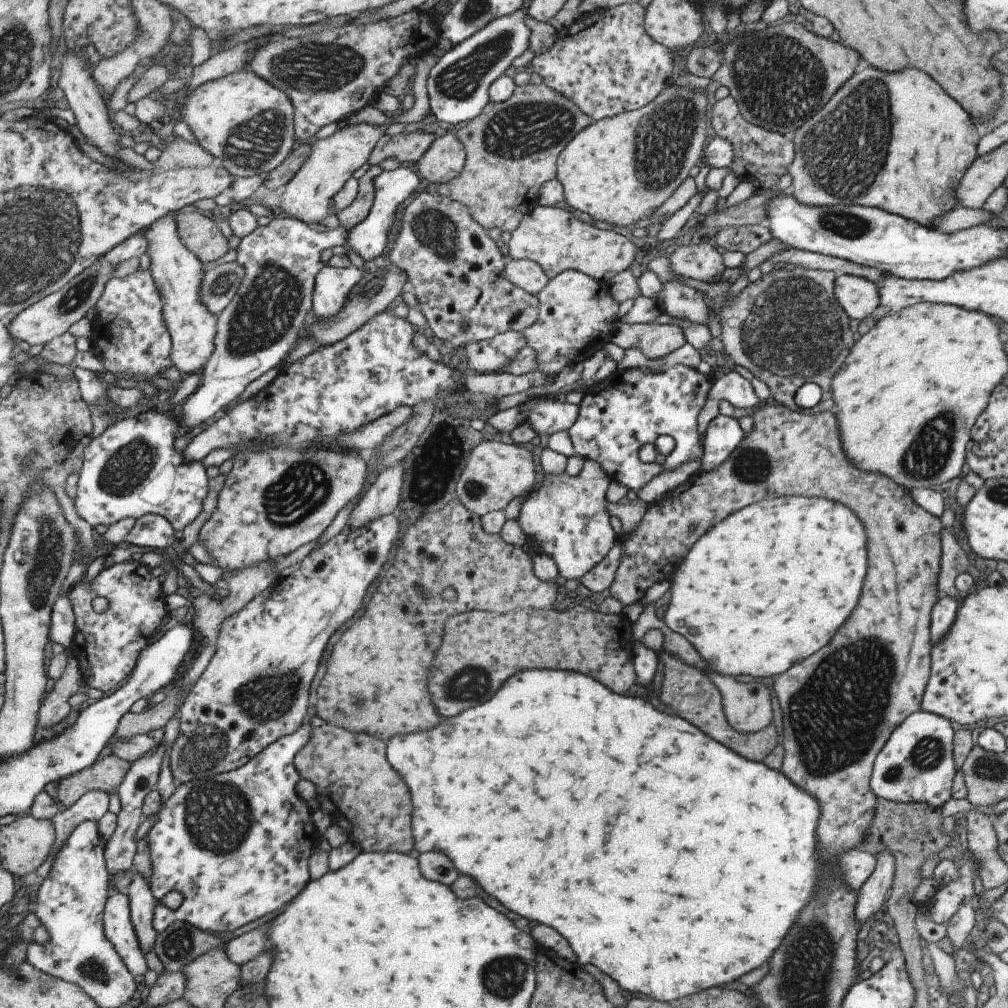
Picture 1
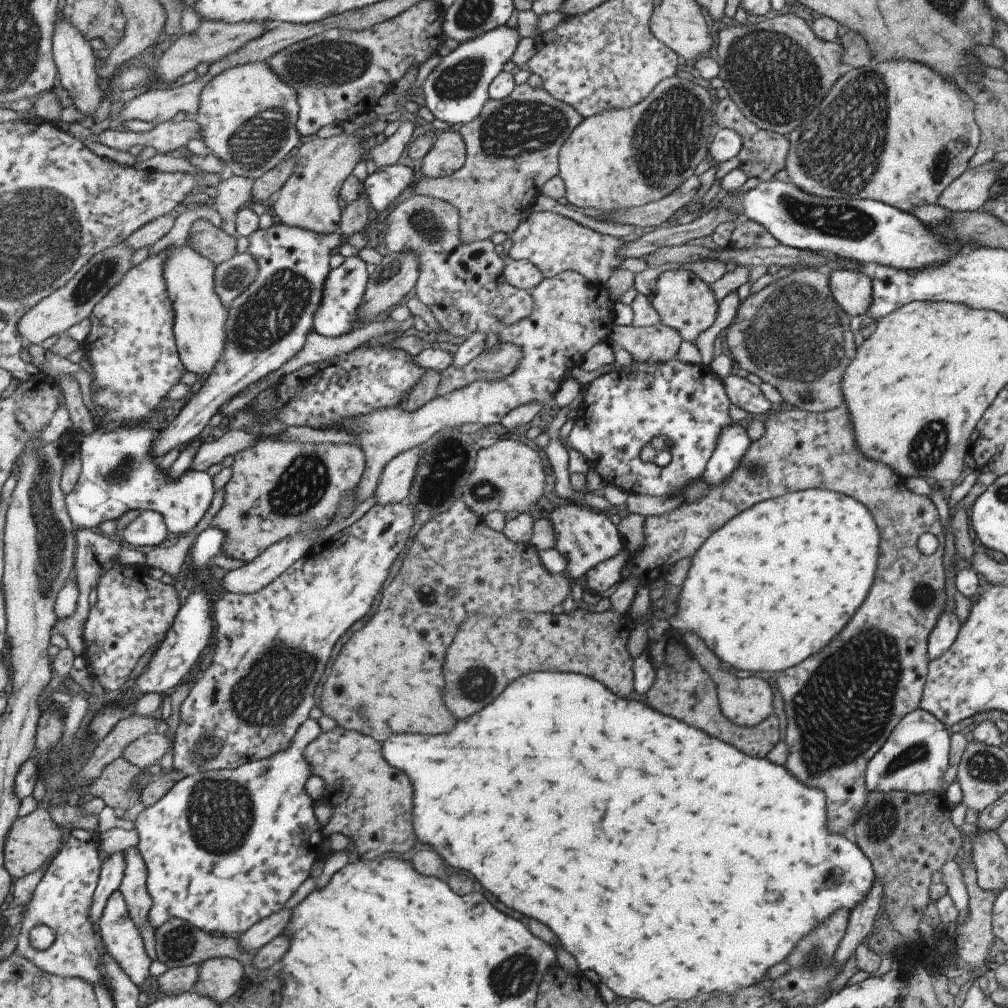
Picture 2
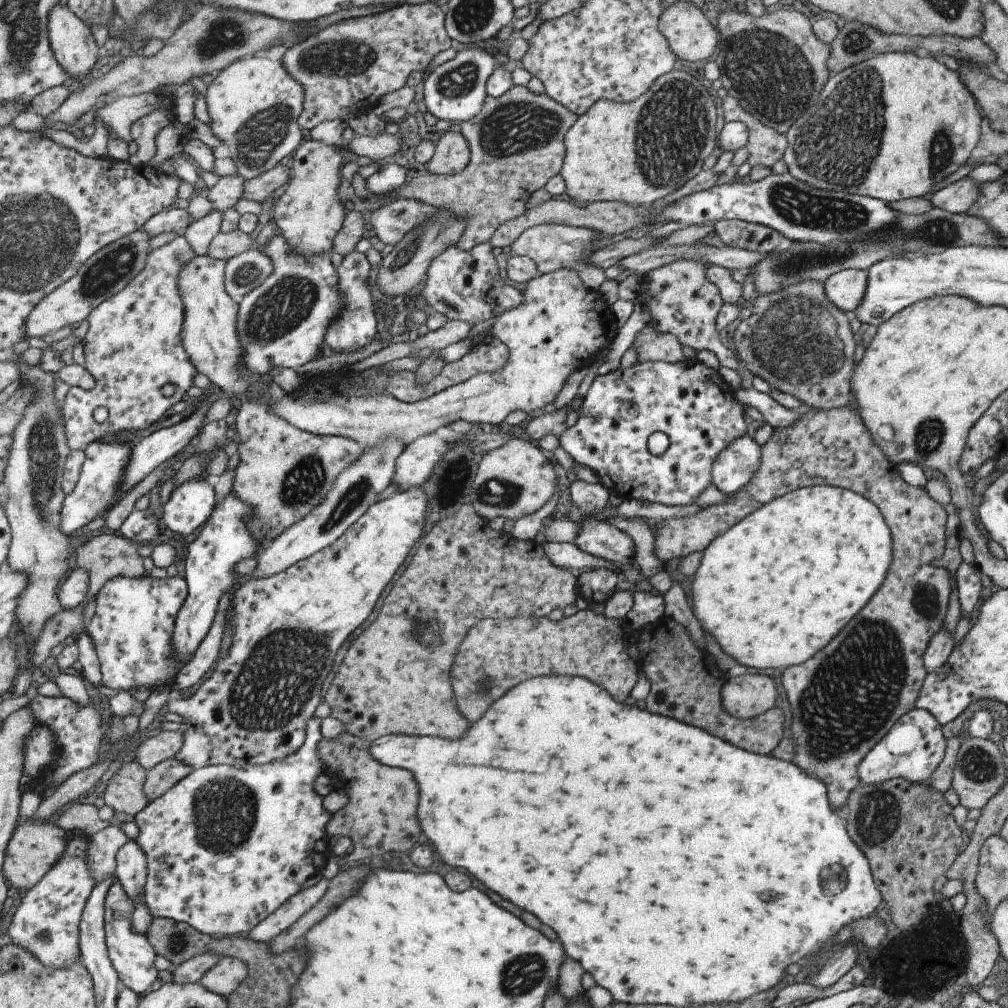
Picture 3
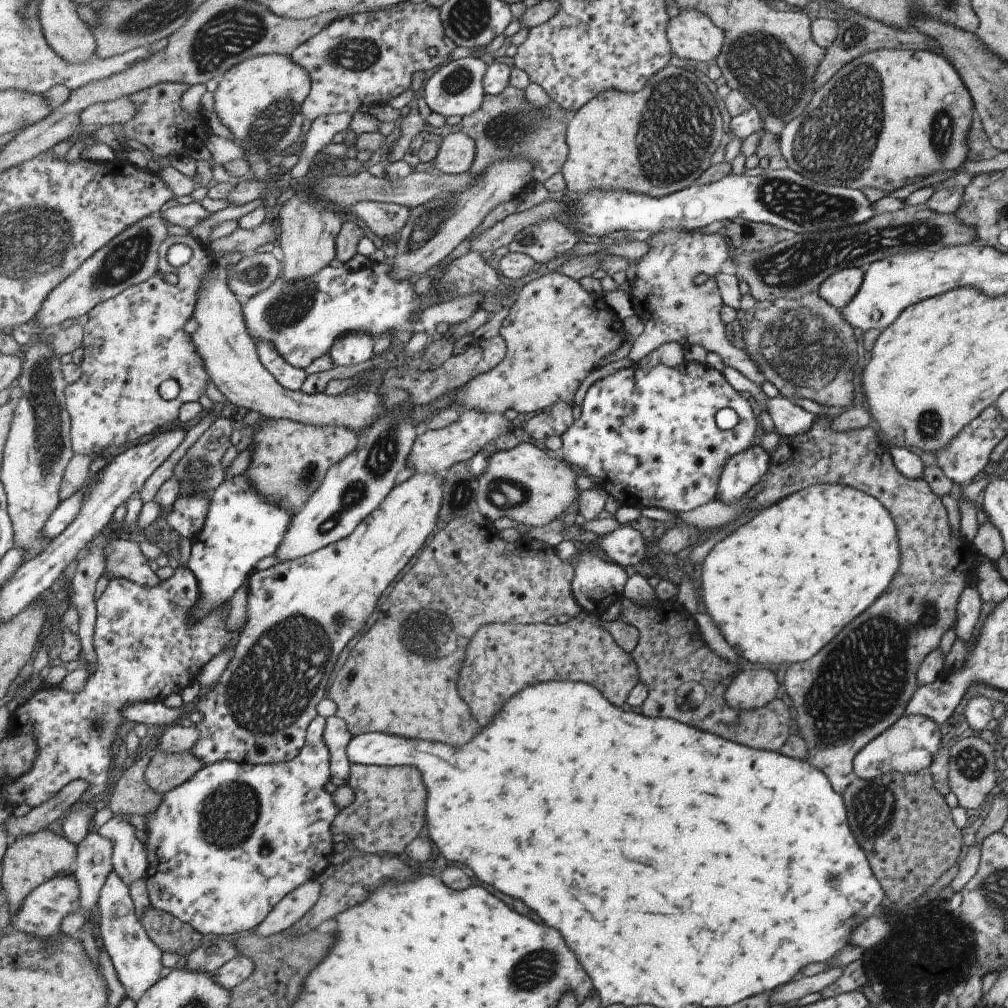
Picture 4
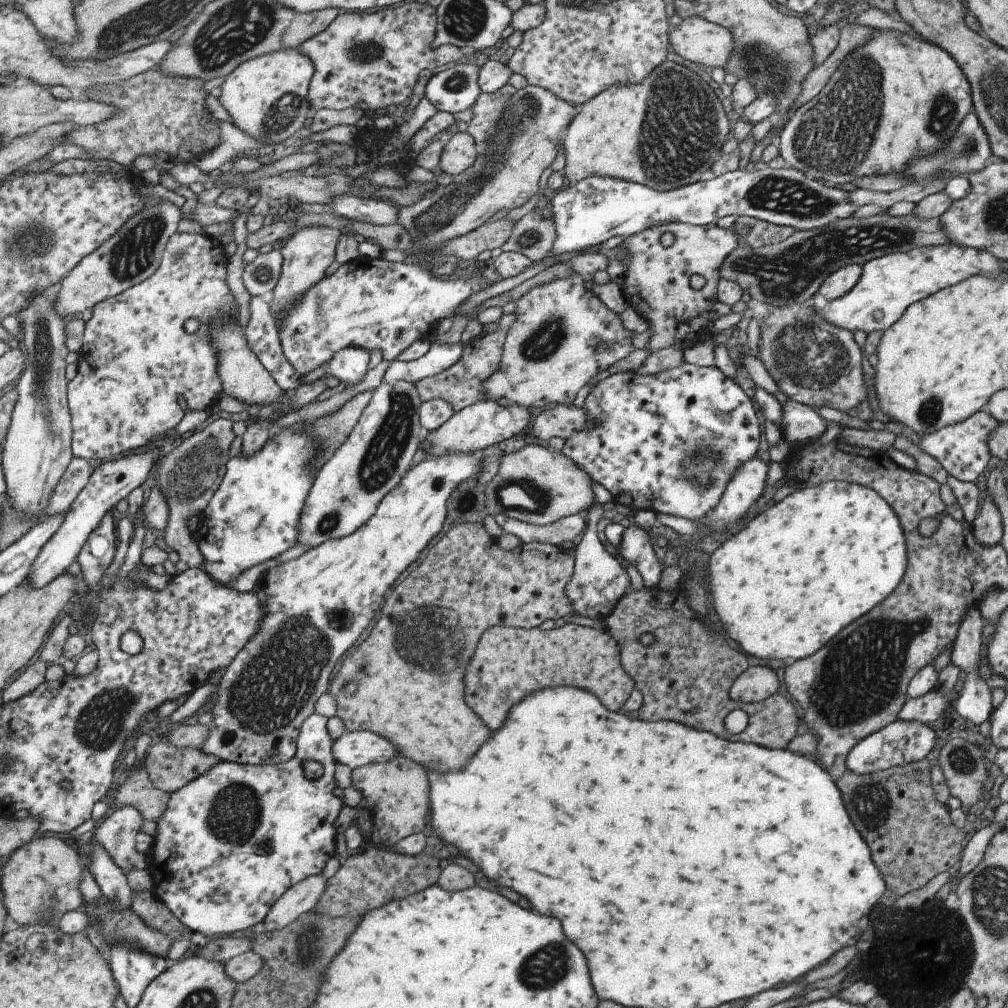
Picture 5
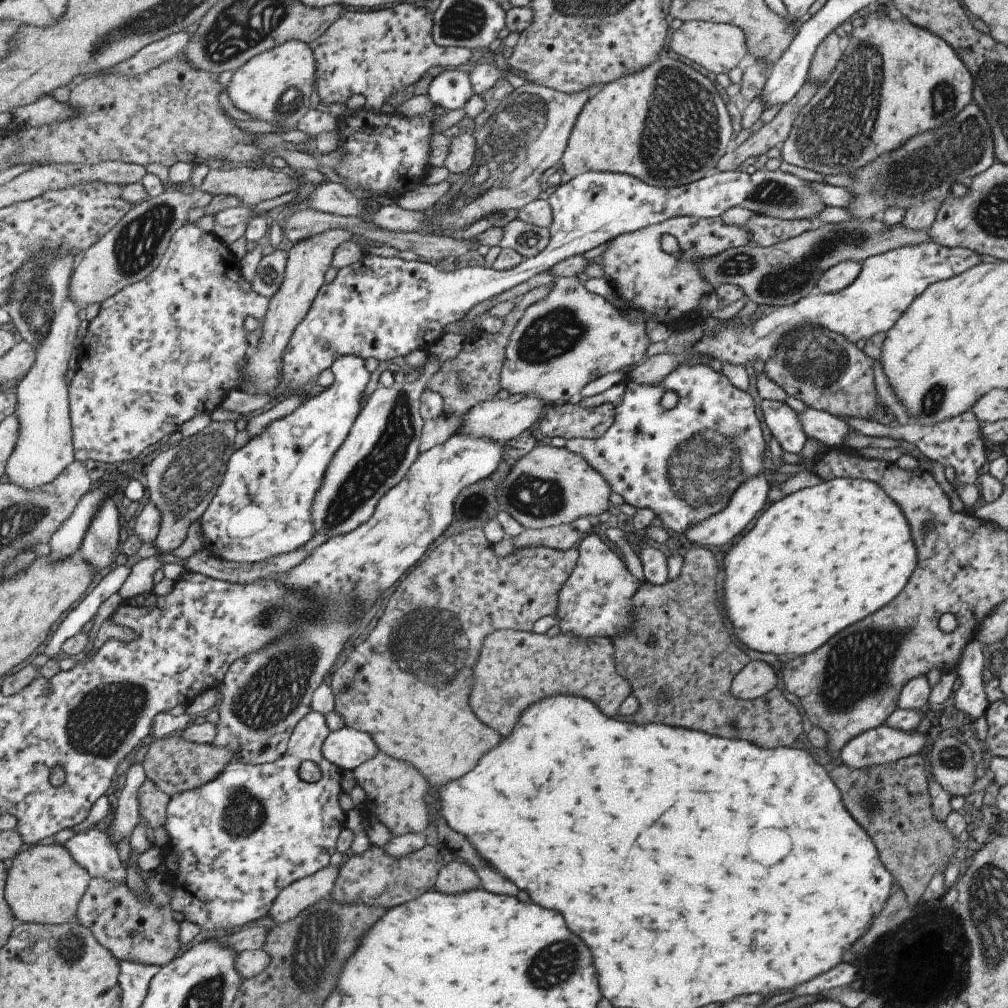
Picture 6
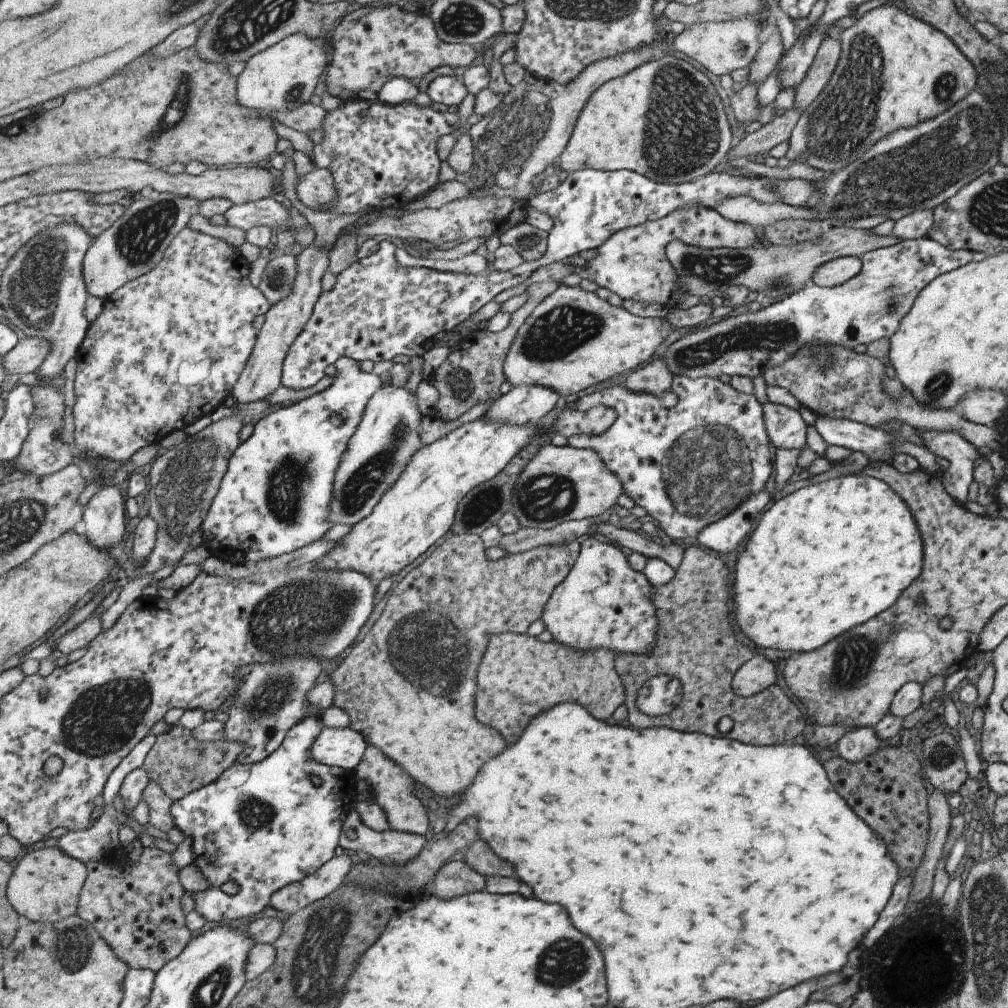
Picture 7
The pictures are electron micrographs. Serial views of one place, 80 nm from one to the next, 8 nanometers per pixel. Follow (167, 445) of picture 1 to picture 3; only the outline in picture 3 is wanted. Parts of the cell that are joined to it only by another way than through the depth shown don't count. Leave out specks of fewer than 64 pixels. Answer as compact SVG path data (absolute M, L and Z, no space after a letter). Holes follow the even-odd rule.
M137 441L119 442L95 442L91 444L84 452L87 454L87 460L83 464L83 472L79 483L71 494L66 496L61 510L61 530L69 535L73 532L87 526L95 518L107 514L113 506L117 506L123 498L121 484L123 476L127 472L127 466L133 456L133 448ZM209 479L189 480L179 486L163 506L161 516L165 527L186 537L207 522L216 502L216 491Z

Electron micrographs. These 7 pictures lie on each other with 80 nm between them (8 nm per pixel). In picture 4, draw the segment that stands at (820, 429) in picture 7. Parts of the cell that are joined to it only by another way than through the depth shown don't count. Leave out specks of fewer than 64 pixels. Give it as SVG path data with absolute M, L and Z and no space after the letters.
M778 395L776 398L767 398L766 412L771 417L773 428L781 438L789 436L795 438L803 432L811 430L815 416L793 404L787 398Z

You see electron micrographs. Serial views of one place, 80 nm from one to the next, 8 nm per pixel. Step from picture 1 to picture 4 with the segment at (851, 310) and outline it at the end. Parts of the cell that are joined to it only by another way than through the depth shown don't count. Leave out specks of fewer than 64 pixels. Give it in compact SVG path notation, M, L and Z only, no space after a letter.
M859 267L835 272L818 287L818 296L839 311L839 308L843 308L843 304L851 302L851 298L859 290L862 279L863 269Z

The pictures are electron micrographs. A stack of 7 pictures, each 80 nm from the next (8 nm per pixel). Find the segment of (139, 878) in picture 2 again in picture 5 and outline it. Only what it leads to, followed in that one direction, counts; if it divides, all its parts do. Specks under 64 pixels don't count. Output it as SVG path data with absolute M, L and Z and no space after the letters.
M126 806L114 811L107 819L101 819L92 832L127 876L133 870L147 870L151 865L146 862L150 853L137 850L137 834L141 832L143 819L135 807Z

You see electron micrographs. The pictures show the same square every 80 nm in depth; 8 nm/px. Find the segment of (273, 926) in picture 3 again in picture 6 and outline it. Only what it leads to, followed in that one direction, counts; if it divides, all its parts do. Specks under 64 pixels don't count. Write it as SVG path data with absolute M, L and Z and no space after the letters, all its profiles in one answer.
M325 867L314 875L285 888L282 894L275 899L269 916L277 923L285 923L296 919L303 911L317 906L323 899L329 898L335 886L335 877L338 867Z

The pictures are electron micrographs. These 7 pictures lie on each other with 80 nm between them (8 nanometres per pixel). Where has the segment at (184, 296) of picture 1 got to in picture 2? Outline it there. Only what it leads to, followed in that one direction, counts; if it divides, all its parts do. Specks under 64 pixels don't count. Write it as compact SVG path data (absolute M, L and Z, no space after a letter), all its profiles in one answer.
M169 244L164 249L167 260L163 262L163 280L174 302L174 335L183 366L205 378L213 372L215 363L221 358L226 345L225 323L229 316L227 306L215 292L217 265L199 254L191 245Z

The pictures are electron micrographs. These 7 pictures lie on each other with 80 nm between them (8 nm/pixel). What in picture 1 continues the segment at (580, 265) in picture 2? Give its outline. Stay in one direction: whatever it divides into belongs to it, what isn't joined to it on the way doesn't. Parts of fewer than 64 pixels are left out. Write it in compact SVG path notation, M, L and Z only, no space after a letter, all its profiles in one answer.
M535 205L523 215L517 228L510 232L503 252L512 259L536 262L548 279L560 272L574 270L596 281L607 281L613 275L628 269L638 260L640 252L625 236L611 230L601 230L583 222L578 215L556 207Z

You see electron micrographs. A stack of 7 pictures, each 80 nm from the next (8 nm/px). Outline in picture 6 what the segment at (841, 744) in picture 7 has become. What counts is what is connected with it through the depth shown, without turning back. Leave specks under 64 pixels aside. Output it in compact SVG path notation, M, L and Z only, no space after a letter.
M879 725L853 737L840 752L841 764L850 769L868 769L919 755L925 734Z

